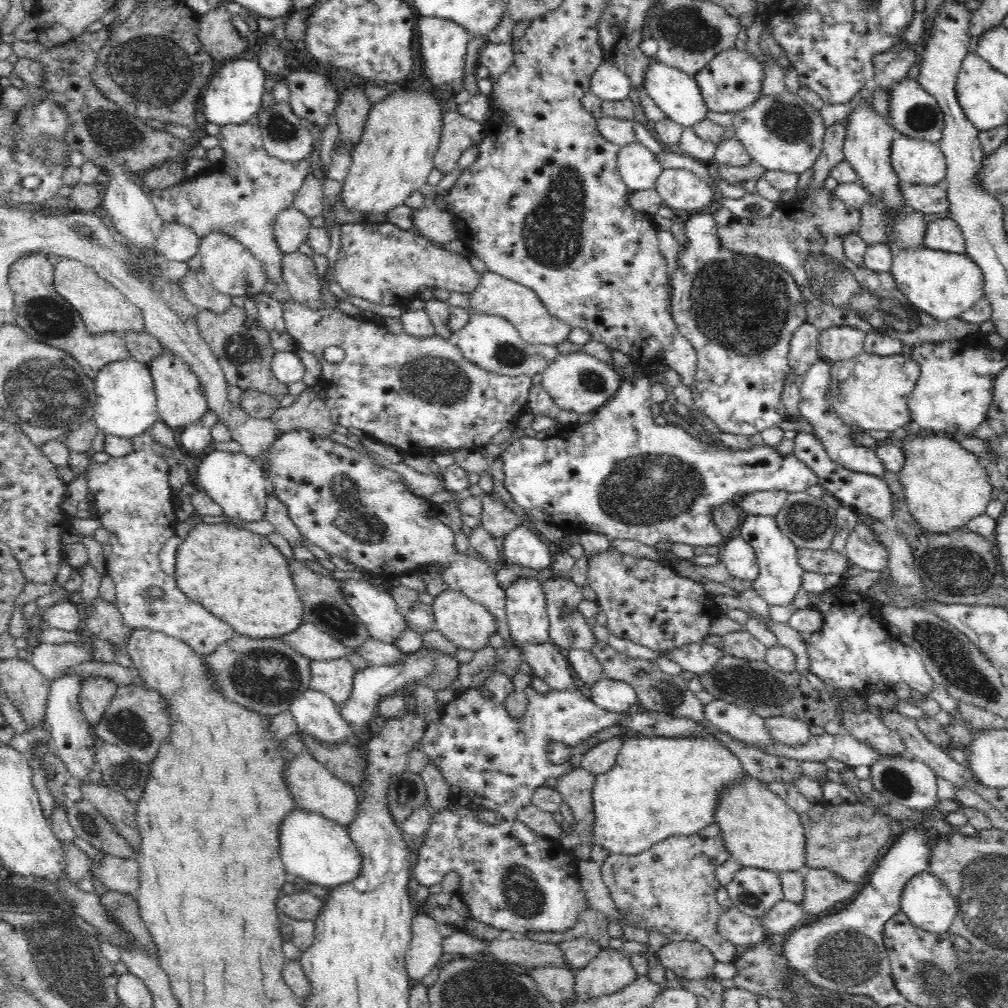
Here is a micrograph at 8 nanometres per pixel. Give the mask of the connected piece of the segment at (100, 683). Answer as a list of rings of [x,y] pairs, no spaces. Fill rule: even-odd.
[[[88,676],[82,680],[82,692],[80,692],[80,704],[84,718],[92,728],[102,720],[106,714],[118,686],[102,676]]]

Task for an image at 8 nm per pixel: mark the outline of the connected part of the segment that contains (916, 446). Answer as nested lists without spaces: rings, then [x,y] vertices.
[[[918,428],[900,442],[904,454],[904,468],[900,470],[900,482],[914,520],[926,532],[950,532],[964,528],[972,518],[982,516],[986,504],[992,498],[994,486],[990,484],[984,460],[966,450],[958,440],[936,434],[922,434]]]

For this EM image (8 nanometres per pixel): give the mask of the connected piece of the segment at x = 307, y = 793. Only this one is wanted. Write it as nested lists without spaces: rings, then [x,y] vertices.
[[[296,754],[292,760],[288,760],[286,770],[284,770],[284,782],[296,802],[296,810],[320,812],[328,820],[334,820],[342,826],[348,826],[354,820],[356,810],[358,810],[358,798],[354,794],[354,788],[348,786],[338,776],[334,776],[312,754]]]

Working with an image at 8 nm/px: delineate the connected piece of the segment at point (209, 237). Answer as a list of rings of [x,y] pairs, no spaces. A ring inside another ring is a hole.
[[[208,232],[200,240],[200,258],[202,258],[202,272],[210,276],[214,288],[228,296],[256,296],[264,292],[264,286],[270,282],[262,260],[258,260],[244,244],[224,232]]]

